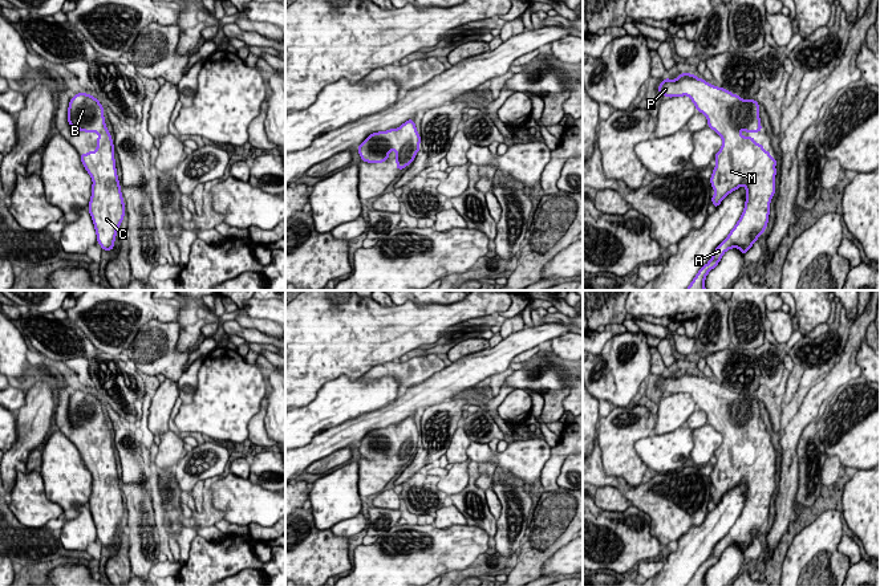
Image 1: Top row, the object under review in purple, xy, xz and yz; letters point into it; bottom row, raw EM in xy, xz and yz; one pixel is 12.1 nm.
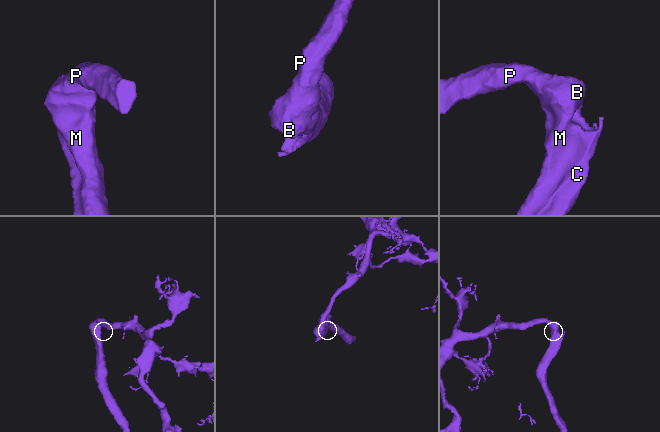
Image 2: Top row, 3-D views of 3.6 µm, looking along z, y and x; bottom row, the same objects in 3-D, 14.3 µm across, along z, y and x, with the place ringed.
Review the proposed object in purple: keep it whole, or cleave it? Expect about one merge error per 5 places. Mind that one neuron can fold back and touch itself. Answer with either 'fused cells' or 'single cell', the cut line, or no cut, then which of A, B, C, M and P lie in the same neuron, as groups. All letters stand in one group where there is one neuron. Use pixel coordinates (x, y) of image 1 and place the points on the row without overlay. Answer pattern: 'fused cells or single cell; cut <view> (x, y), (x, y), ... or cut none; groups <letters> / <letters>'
single cell; cut none; groups A B C M P

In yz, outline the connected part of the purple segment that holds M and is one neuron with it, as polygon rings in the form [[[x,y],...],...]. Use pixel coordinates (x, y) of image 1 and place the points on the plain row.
[[[682,370],[676,377],[665,374],[658,388],[669,395],[688,392],[696,406],[706,412],[707,423],[723,438],[714,455],[717,463],[709,476],[715,488],[711,493],[714,504],[717,505],[742,481],[746,484],[746,500],[741,516],[688,583],[688,586],[705,586],[707,570],[718,562],[726,548],[738,545],[742,552],[746,552],[758,533],[765,529],[770,498],[775,491],[776,456],[761,440],[755,440],[755,435],[742,434],[739,430],[762,427],[759,400],[755,396],[745,398],[689,370]]]

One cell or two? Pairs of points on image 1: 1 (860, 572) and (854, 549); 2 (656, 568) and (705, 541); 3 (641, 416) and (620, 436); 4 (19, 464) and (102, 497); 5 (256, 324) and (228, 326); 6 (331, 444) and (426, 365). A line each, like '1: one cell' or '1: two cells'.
1: two cells
2: two cells
3: one cell
4: two cells
5: two cells
6: two cells

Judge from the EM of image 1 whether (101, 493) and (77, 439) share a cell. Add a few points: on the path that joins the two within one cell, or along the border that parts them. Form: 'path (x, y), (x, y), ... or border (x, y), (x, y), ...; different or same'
path (101, 480), (101, 463), (90, 452); same

